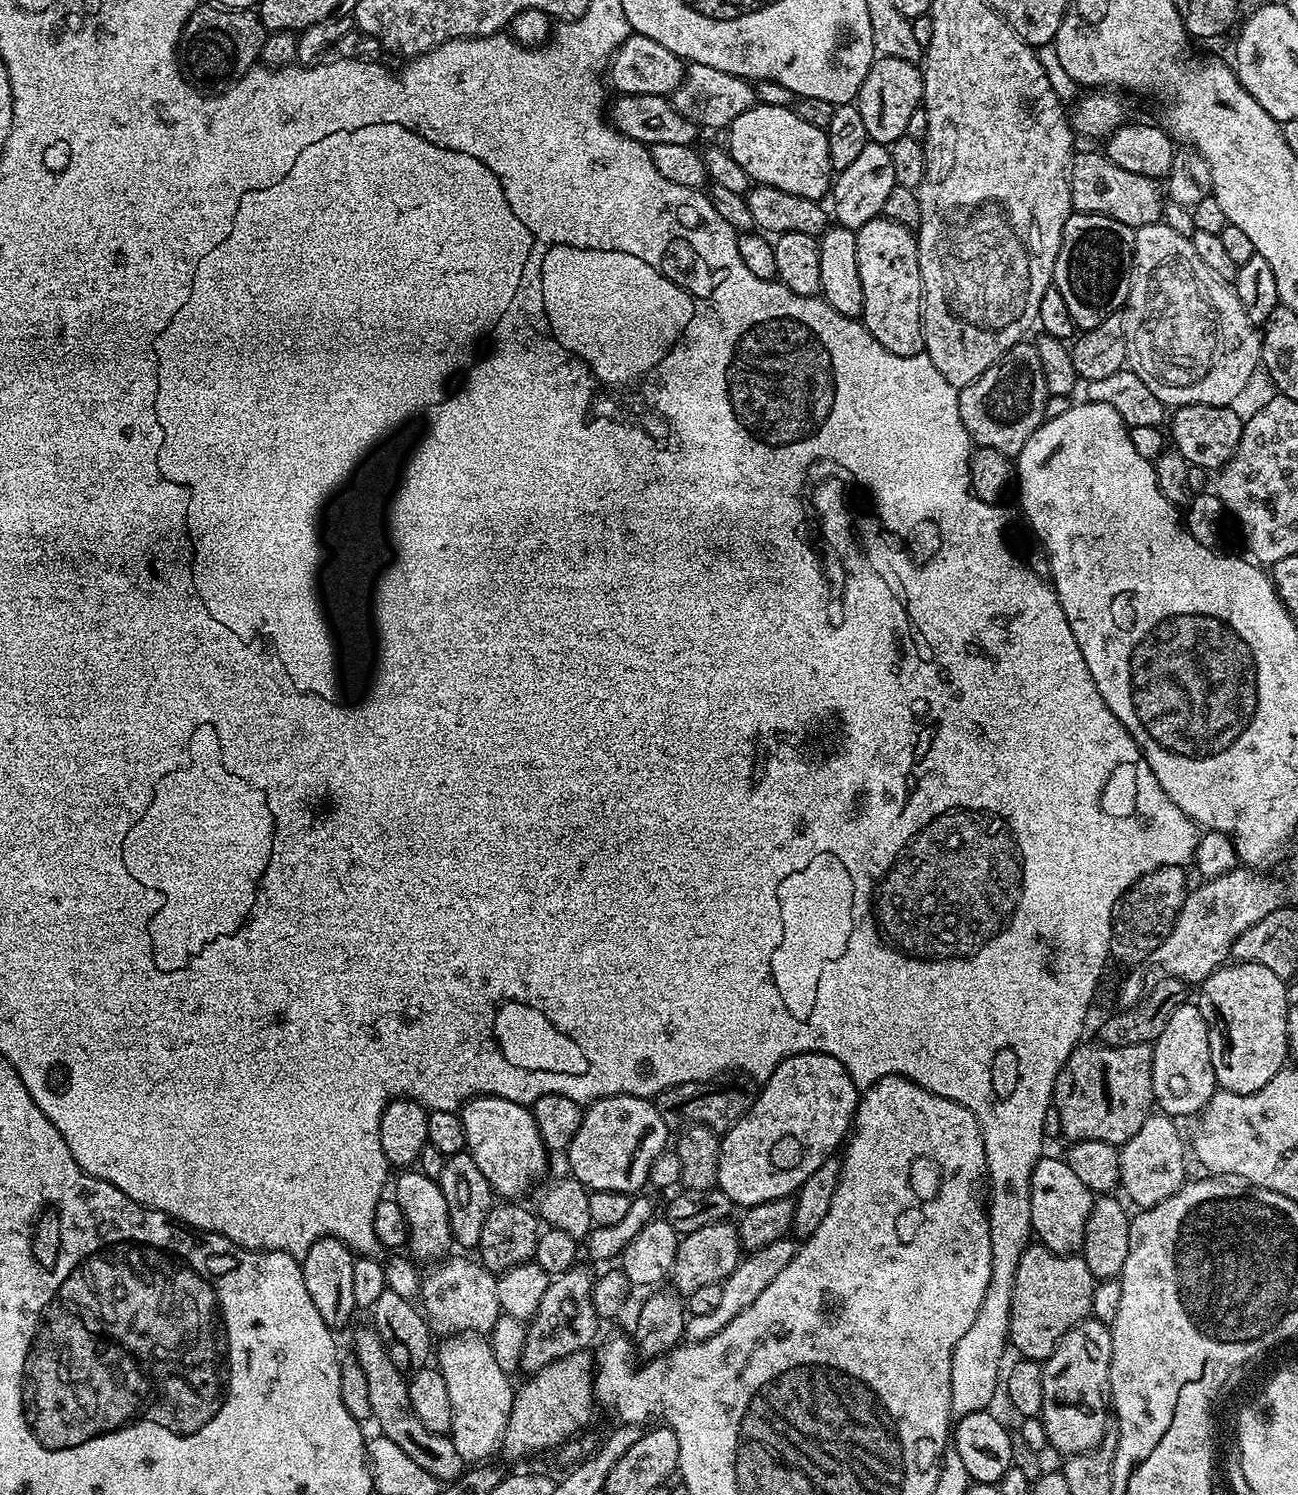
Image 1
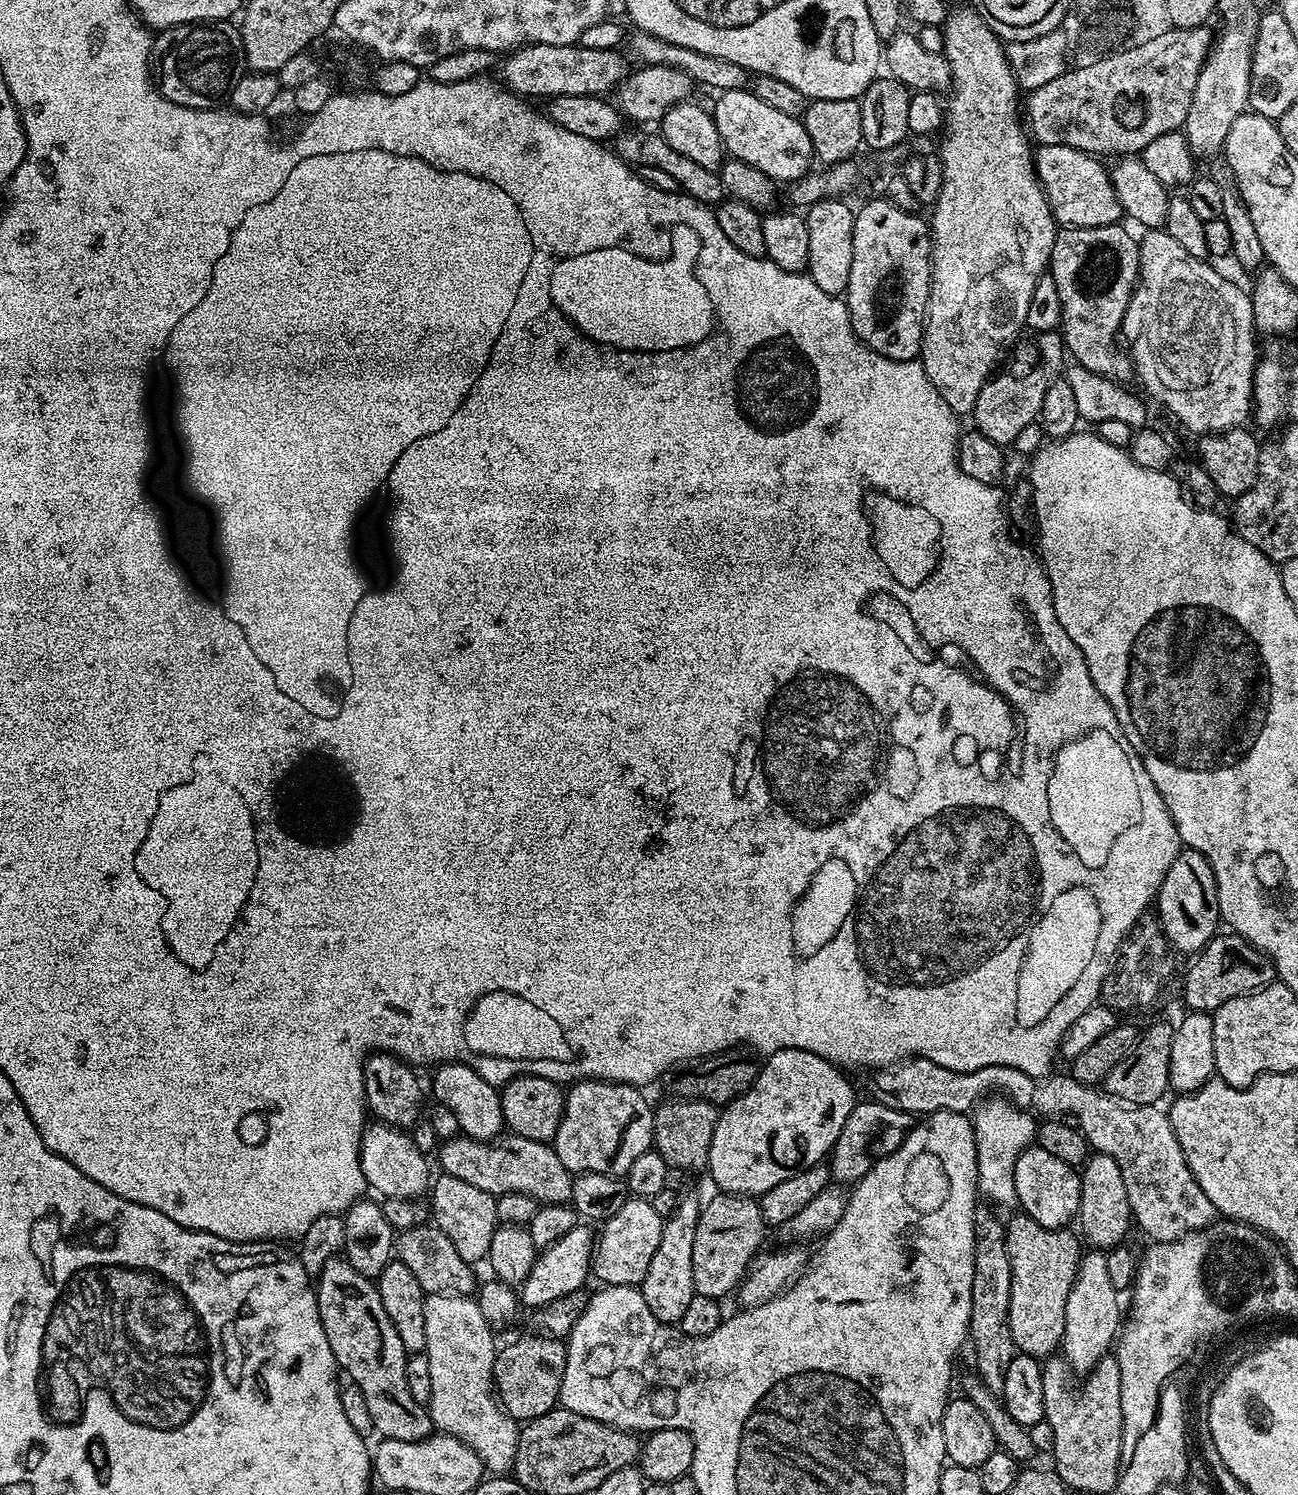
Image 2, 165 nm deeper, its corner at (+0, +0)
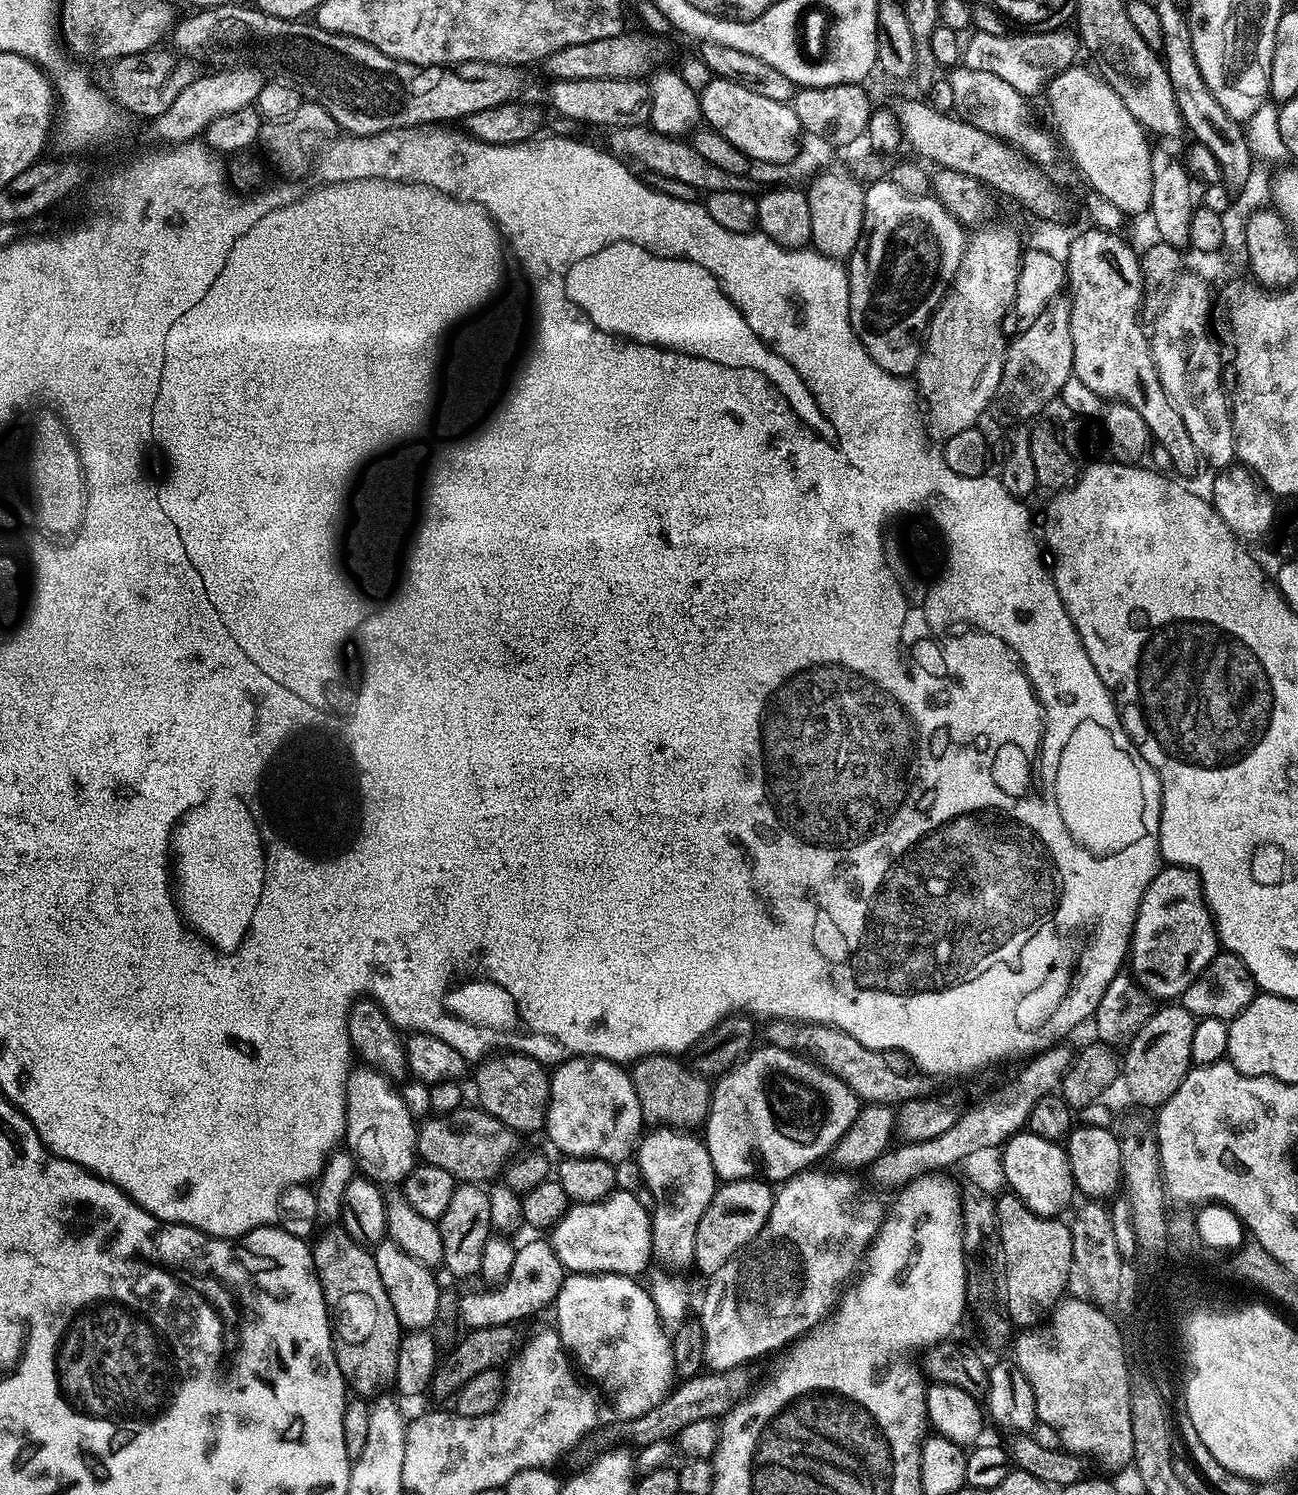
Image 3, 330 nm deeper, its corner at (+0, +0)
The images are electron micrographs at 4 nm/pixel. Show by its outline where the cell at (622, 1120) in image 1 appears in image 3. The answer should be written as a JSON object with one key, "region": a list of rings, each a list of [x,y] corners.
{"region":[[[573,1056],[551,1069],[546,1133],[565,1157],[593,1156],[616,1165],[633,1155],[645,1124],[632,1077],[613,1060]]]}

